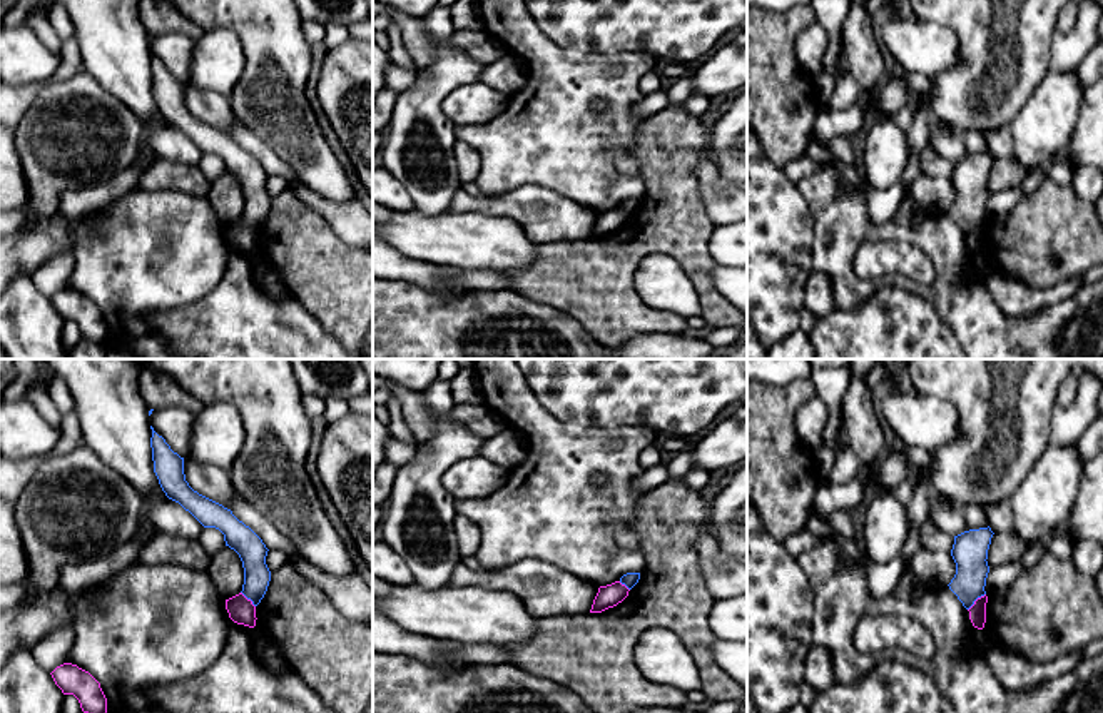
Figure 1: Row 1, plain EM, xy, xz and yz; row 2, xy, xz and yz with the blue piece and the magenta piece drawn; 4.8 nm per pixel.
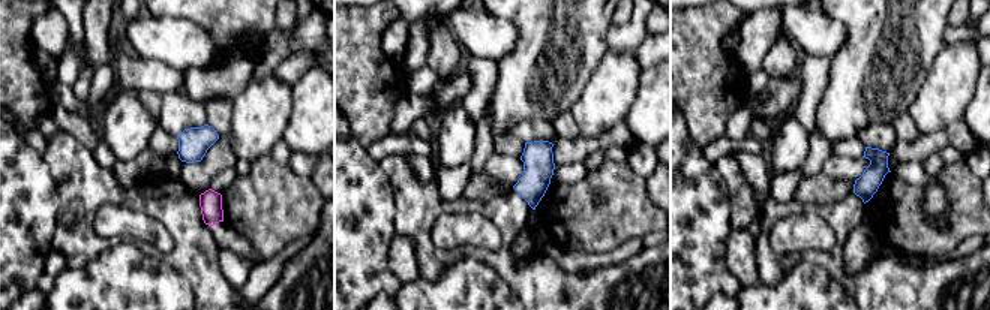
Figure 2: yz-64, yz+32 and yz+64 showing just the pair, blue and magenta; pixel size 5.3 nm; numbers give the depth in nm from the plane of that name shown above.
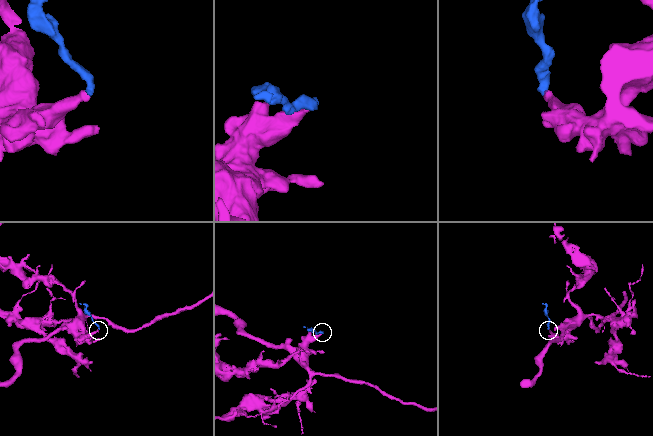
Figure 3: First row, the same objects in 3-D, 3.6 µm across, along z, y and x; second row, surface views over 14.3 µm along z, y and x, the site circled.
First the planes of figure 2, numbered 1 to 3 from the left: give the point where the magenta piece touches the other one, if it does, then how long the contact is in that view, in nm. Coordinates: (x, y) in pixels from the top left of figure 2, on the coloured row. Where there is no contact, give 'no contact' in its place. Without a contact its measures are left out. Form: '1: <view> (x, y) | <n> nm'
1: no contact
2: no contact
3: no contact

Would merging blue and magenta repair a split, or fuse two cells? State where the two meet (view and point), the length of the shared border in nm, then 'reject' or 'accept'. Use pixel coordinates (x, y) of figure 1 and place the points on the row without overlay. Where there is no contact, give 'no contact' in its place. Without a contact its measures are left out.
contact yz (975, 226); length 120 nm; reject

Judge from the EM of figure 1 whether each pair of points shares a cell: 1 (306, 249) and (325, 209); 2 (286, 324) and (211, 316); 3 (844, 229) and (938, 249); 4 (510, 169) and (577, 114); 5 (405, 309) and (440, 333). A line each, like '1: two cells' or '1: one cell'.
1: two cells
2: one cell
3: one cell
4: one cell
5: one cell

